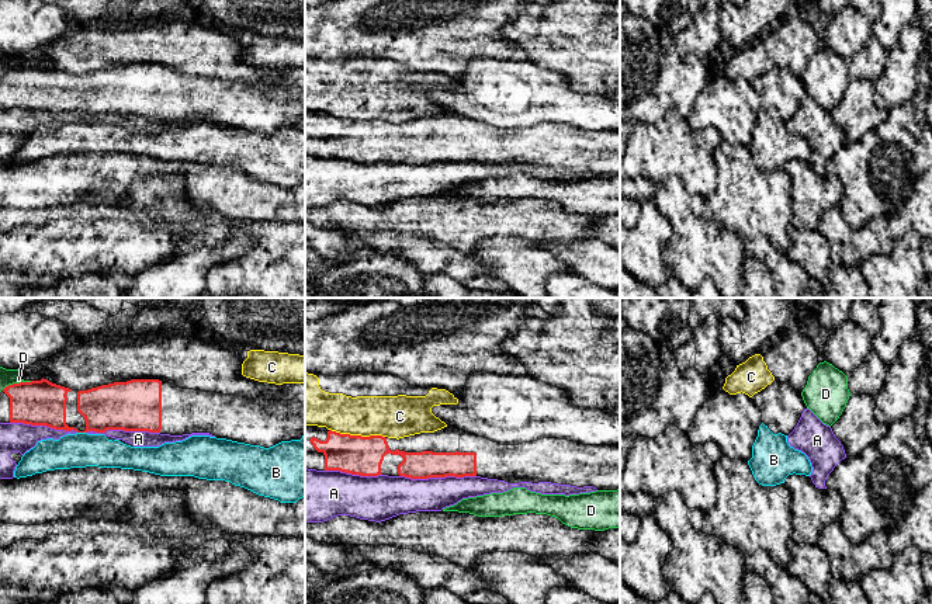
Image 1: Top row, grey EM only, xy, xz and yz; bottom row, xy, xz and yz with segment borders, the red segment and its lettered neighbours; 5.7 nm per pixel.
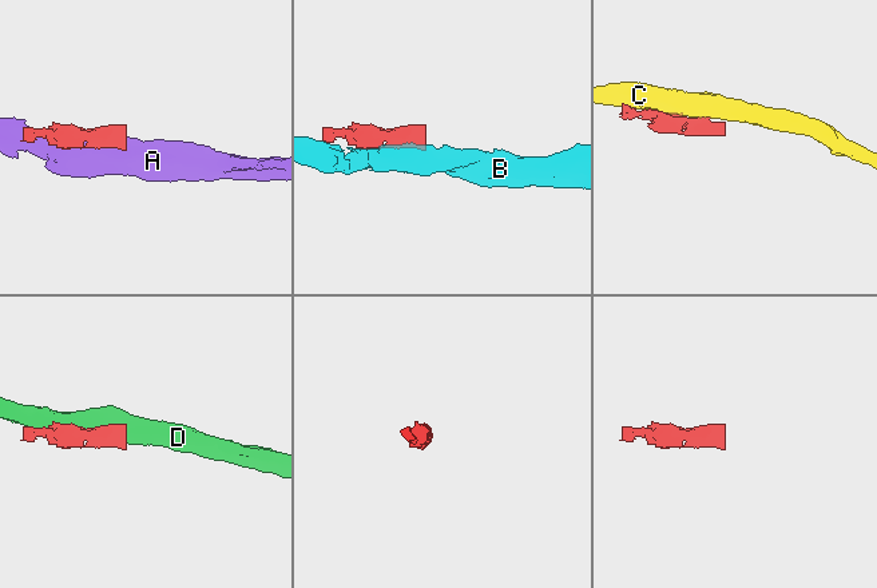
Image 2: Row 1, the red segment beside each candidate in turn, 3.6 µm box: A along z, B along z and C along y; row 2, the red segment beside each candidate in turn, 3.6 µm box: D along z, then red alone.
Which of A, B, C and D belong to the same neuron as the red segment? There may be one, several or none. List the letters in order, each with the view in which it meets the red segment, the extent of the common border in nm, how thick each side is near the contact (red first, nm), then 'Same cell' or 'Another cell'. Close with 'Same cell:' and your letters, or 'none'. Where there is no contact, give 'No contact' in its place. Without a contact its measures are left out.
A: Touches red in xz. Shared border 440 nm. Thickness 160 nm (red) against 220 nm. Another cell
B: Touches red in xy. Shared border 60 nm. Thickness 280 nm (red) against 200 nm. Another cell
C: Touches red in xz. Shared border 320 nm. Thickness 220 nm (red) against 240 nm. Another cell
D: Touches red in xy. Shared border 180 nm. Thickness 260 nm (red) against 100 nm. Another cell
Same cell: none

